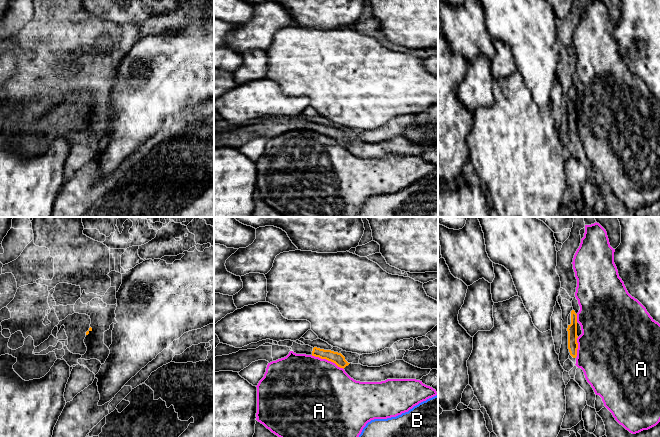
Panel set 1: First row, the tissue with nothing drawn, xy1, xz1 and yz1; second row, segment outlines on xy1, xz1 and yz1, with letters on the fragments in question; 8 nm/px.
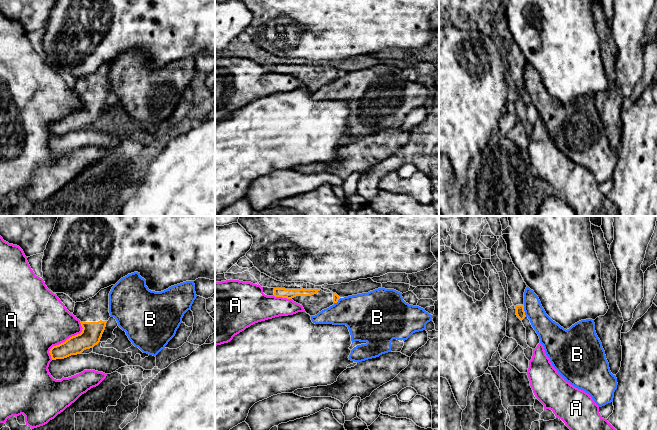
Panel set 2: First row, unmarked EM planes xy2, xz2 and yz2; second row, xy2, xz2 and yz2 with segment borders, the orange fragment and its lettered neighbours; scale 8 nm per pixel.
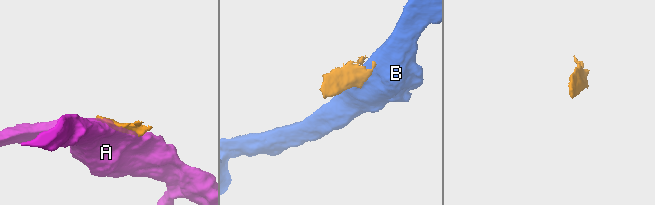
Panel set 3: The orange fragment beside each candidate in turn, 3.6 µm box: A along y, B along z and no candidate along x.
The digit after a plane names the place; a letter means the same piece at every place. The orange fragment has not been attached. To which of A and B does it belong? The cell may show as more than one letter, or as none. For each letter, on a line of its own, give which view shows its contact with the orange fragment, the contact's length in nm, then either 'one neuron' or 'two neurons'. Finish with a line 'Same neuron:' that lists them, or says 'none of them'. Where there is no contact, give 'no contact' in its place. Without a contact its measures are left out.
A: meets orange in xy2; contact 400 nm long; two neurons
B: meets orange in yz2; contact 100 nm long; two neurons
Same neuron: none of them

